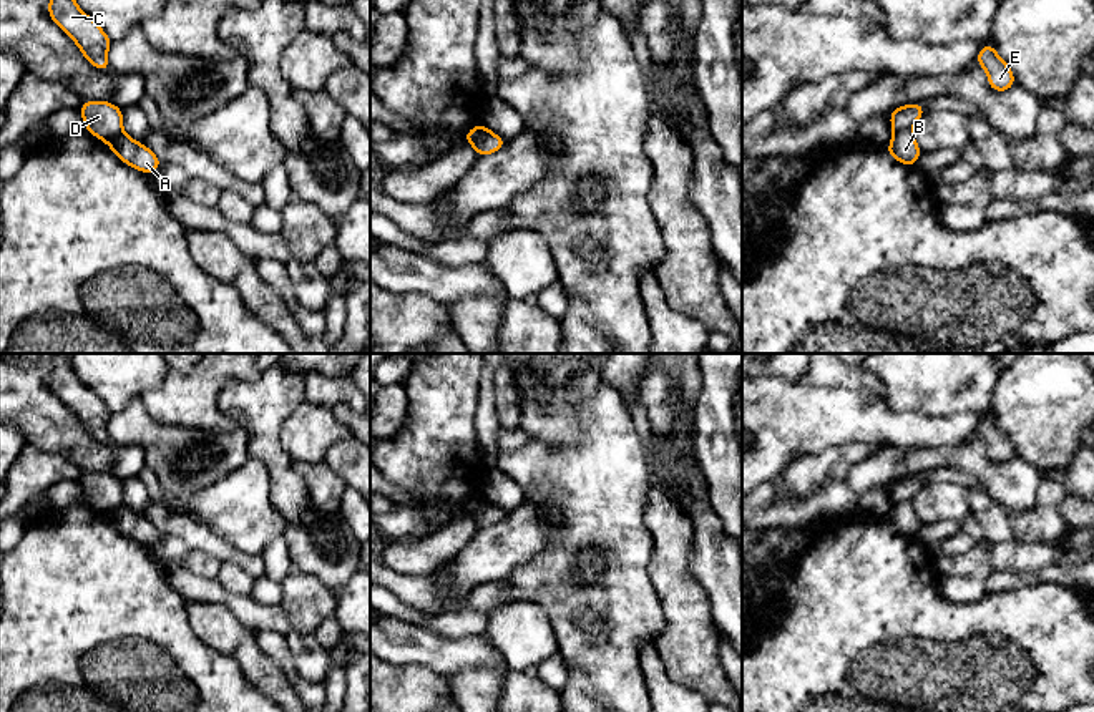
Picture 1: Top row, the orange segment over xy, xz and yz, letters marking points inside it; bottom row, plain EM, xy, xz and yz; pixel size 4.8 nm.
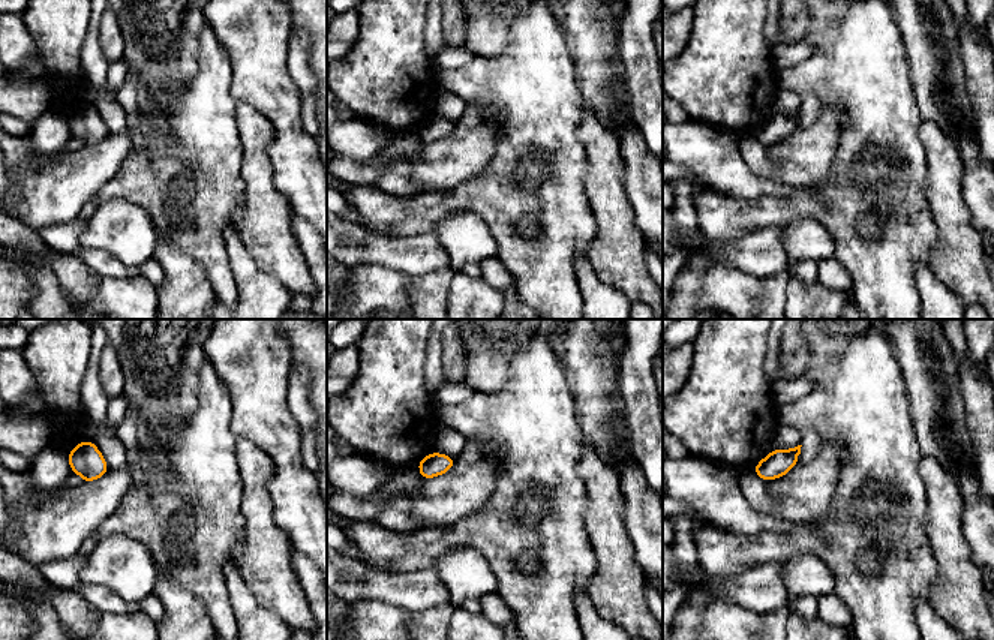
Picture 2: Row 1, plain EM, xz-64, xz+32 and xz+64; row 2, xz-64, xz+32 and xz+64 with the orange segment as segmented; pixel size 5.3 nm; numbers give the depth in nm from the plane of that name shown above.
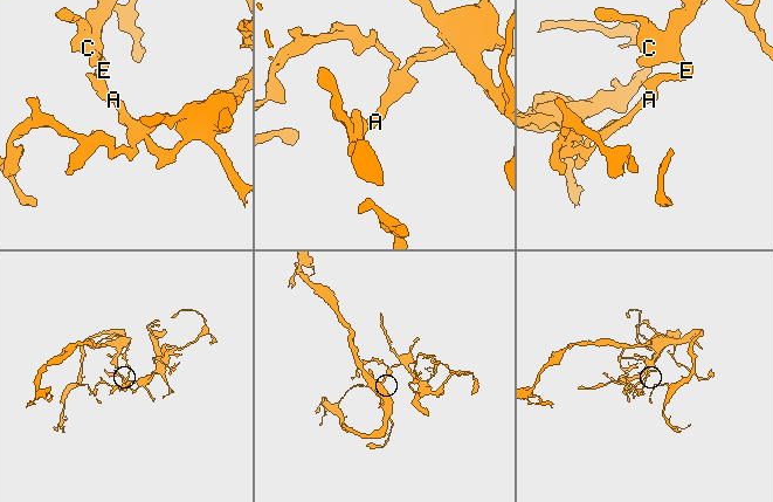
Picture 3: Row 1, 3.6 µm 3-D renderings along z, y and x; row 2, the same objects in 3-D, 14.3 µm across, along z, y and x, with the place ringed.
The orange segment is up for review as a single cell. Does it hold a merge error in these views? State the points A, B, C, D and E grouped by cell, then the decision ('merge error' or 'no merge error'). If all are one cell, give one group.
groups A B / C D E; merge error

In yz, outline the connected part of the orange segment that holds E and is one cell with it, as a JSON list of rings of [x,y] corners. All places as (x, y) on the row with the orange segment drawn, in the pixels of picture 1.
[[[993,43],[983,45],[976,63],[988,71],[988,85],[991,90],[1001,93],[1016,85],[1014,73],[1009,65],[998,56]]]

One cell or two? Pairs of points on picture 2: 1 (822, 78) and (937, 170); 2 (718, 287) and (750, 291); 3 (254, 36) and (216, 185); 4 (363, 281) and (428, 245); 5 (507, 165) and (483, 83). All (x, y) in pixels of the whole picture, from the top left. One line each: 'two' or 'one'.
1: two
2: one
3: two
4: two
5: one

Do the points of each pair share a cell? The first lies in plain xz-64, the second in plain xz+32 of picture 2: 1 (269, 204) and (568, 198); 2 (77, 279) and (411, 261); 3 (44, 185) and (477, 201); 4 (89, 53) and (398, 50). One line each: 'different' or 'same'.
1: different
2: different
3: different
4: different

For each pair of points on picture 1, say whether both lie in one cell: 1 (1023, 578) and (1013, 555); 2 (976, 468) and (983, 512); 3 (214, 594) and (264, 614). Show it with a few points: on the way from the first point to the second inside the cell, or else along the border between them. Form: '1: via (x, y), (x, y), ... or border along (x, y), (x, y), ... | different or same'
1: border along (1054, 563), (1038, 570), (993, 571) | different
2: border along (993, 497), (1011, 516) | different
3: via (226, 598), (253, 614) | same

